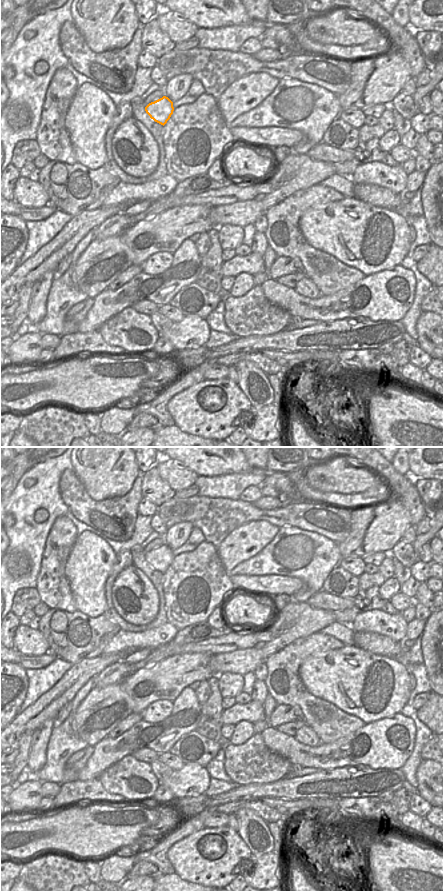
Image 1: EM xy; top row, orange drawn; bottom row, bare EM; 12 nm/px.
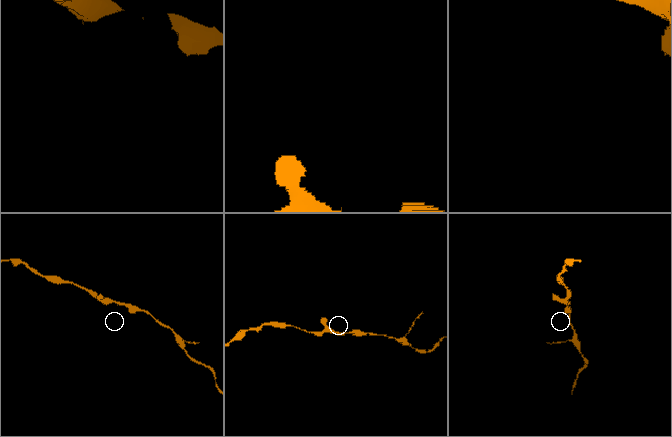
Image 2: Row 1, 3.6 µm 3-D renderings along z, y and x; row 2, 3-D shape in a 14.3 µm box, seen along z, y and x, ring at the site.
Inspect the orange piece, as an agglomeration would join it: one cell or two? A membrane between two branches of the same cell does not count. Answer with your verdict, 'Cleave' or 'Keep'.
Keep.

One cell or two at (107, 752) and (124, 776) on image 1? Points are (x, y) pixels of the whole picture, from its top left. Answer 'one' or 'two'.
two

